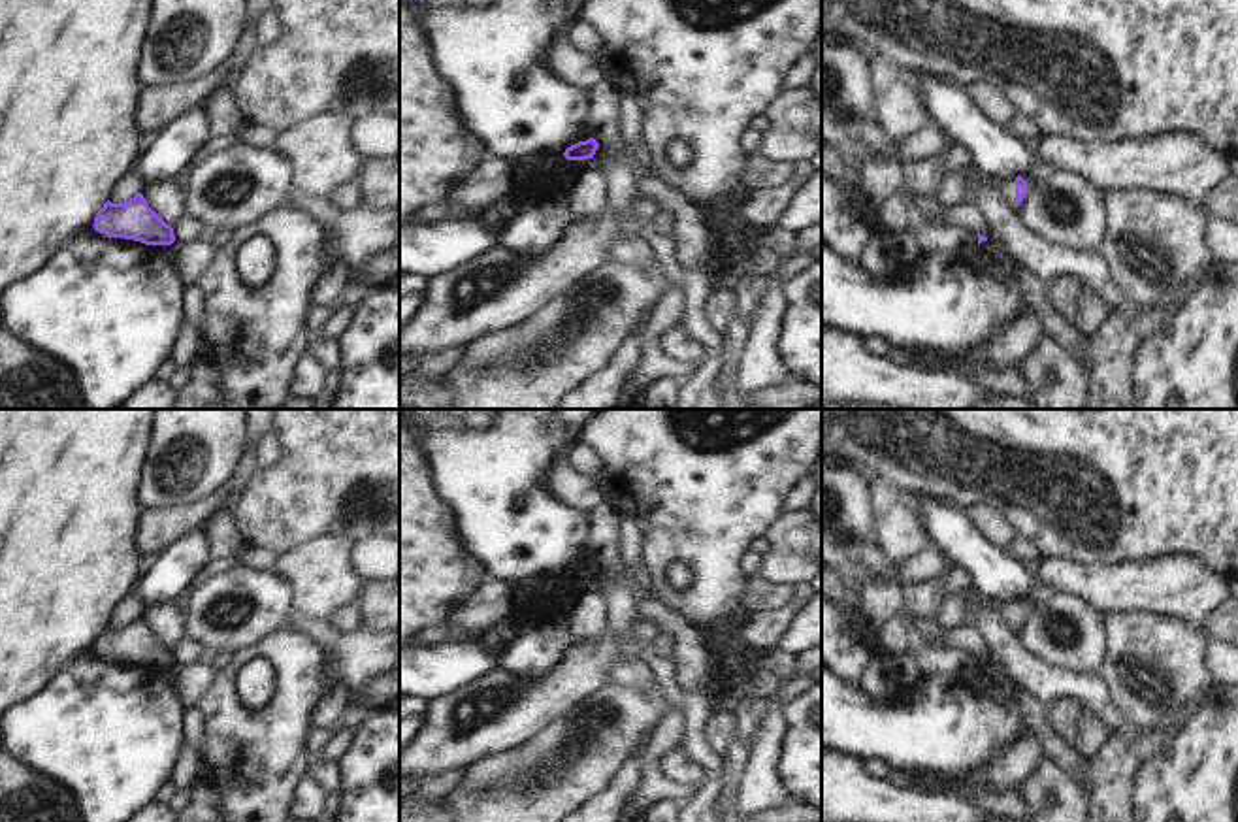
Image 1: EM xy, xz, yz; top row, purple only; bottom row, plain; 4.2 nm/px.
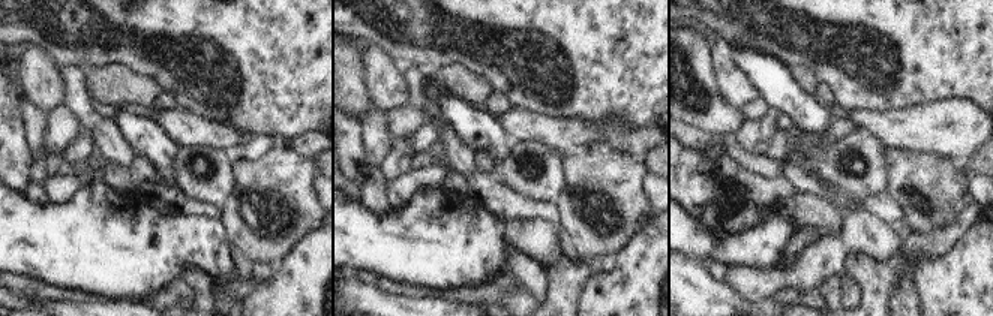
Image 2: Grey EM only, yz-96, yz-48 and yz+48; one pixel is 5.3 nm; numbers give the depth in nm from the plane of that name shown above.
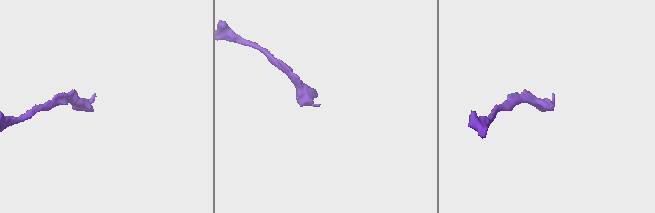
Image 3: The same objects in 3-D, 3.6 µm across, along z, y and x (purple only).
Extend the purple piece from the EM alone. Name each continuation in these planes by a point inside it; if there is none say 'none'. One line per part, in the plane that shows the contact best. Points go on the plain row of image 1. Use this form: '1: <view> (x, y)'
1: yz (1037, 589)

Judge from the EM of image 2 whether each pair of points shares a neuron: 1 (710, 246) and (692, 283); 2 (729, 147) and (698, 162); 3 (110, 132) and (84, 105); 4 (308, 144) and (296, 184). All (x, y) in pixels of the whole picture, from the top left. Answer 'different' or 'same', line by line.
1: different
2: different
3: same
4: different

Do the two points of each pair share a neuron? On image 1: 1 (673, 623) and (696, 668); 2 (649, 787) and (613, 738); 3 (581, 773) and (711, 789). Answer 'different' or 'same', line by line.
1: same
2: different
3: different

